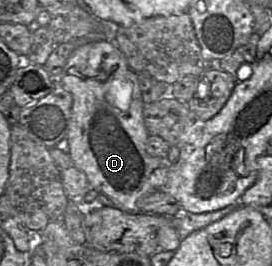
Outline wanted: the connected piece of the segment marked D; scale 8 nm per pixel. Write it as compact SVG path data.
M103 39L84 44L72 52L60 75L60 84L72 95L73 99L66 135L69 144L69 156L73 166L86 175L90 186L98 191L99 194L104 194L111 200L113 207L127 213L142 213L138 210L138 201L152 192L160 190L160 188L166 184L166 177L171 164L167 158L154 157L147 152L146 143L149 133L147 132L143 121L142 113L144 103L142 101L136 73L129 67L124 55L116 44L111 40Z

